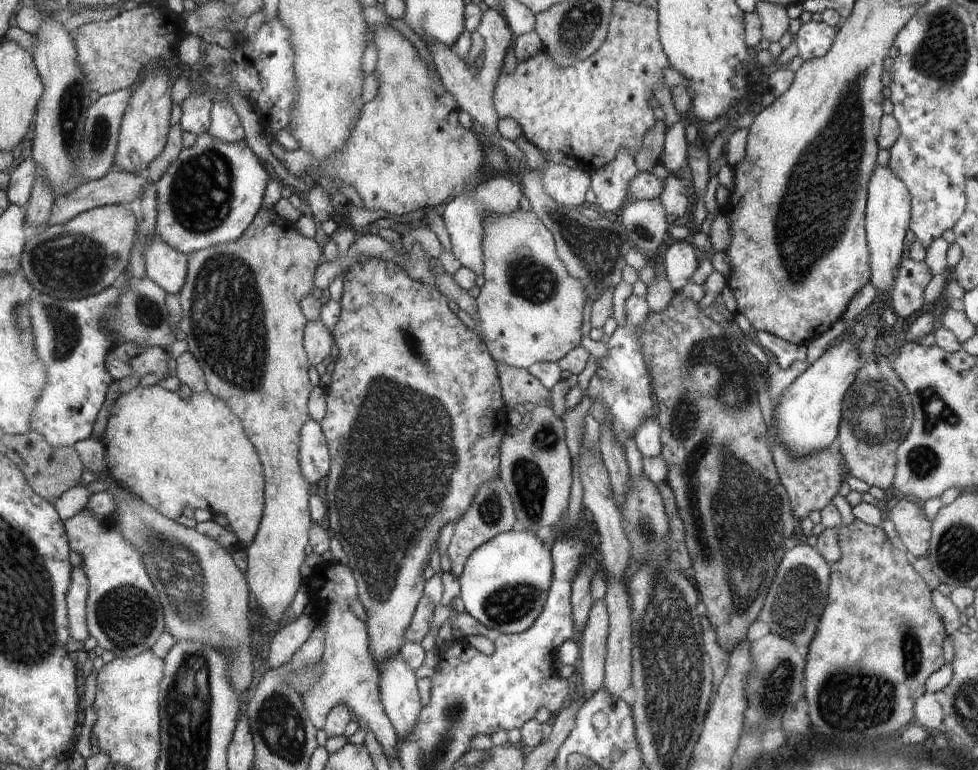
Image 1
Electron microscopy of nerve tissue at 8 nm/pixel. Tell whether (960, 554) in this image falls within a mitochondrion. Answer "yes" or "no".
yes

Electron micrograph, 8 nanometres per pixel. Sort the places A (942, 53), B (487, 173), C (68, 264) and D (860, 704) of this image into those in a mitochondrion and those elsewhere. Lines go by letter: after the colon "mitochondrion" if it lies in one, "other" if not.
A: mitochondrion
B: other
C: mitochondrion
D: mitochondrion

